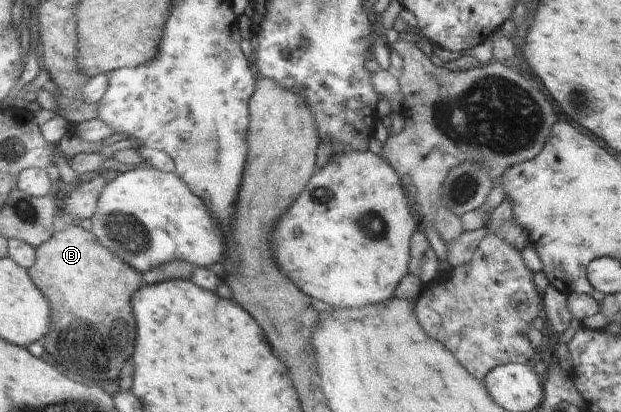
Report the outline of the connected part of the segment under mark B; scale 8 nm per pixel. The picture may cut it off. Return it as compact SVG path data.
M68 223L64 230L54 231L52 237L41 243L35 251L36 261L28 268L32 283L35 283L43 294L48 291L48 297L52 299L52 335L44 339L43 347L46 351L40 358L51 365L66 365L70 375L76 377L78 383L82 381L86 385L118 377L122 363L128 359L134 347L136 327L130 299L132 293L140 289L142 275L120 257L116 257L116 253L102 247L94 233L74 223Z

